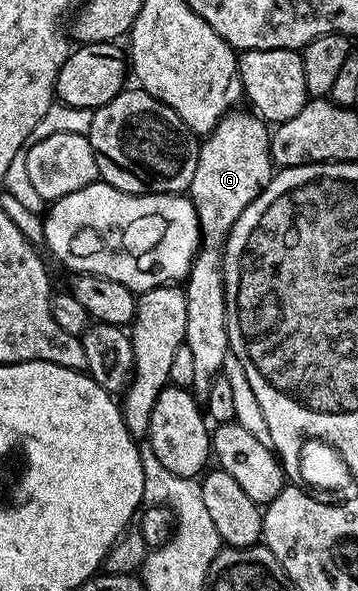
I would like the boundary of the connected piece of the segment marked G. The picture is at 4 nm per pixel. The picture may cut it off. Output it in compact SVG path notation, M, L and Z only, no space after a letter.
M233 109L222 116L216 128L201 142L198 169L194 169L190 188L190 198L200 222L201 244L183 288L186 297L184 346L190 349L194 364L191 390L200 397L207 396L216 376L223 372L224 362L230 354L224 292L224 243L234 221L242 217L242 209L246 209L246 205L262 193L274 174L269 124L251 110L240 110Z

